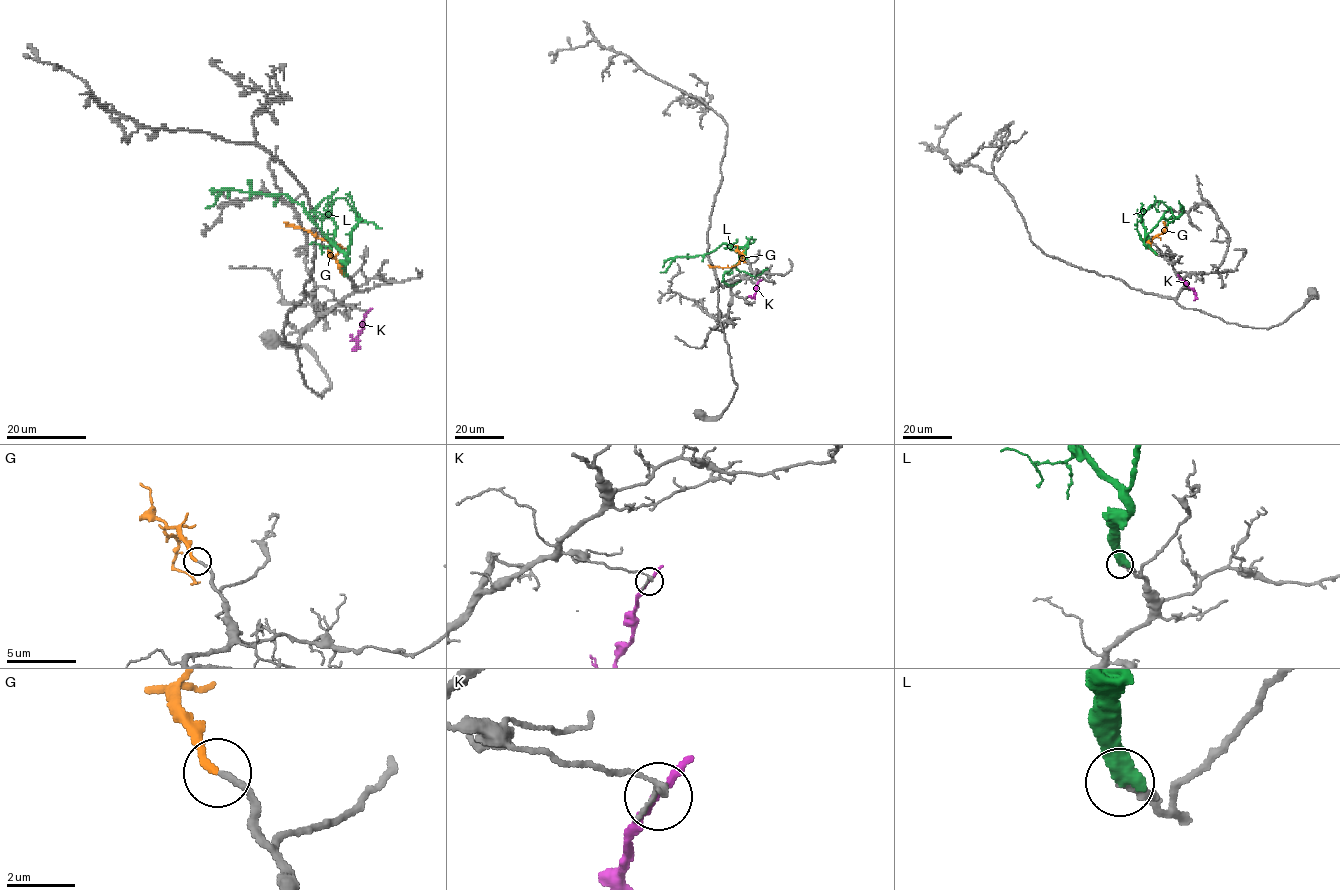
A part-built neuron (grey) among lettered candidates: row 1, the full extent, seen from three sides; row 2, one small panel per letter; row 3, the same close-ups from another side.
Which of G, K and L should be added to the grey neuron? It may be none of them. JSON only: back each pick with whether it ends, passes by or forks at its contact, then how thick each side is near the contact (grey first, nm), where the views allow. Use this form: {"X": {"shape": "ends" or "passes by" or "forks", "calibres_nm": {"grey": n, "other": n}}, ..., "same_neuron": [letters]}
{"G": {"shape": "ends", "calibres_nm": {"grey": 200, "other": 240}}, "same_neuron": ["G"]}

